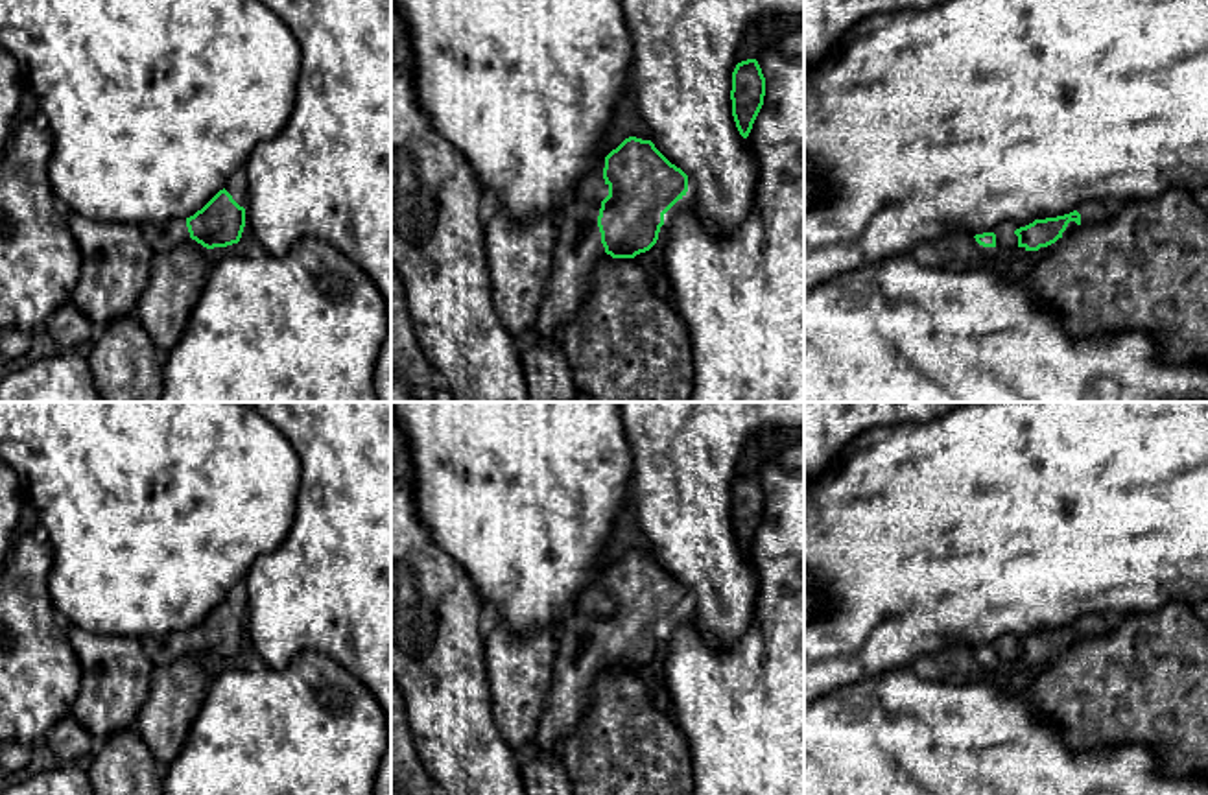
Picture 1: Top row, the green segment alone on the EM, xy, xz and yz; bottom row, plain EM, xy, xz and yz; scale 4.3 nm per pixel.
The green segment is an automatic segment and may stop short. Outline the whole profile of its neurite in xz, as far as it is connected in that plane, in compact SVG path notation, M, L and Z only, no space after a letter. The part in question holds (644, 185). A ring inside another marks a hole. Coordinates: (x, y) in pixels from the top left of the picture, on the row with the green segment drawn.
M636 136L625 138L605 157L603 179L609 196L601 201L596 221L585 205L574 205L561 214L546 293L531 330L520 343L561 339L563 328L586 295L598 260L605 253L612 258L634 258L649 251L658 240L664 214L688 192L688 175L671 164L651 140Z

